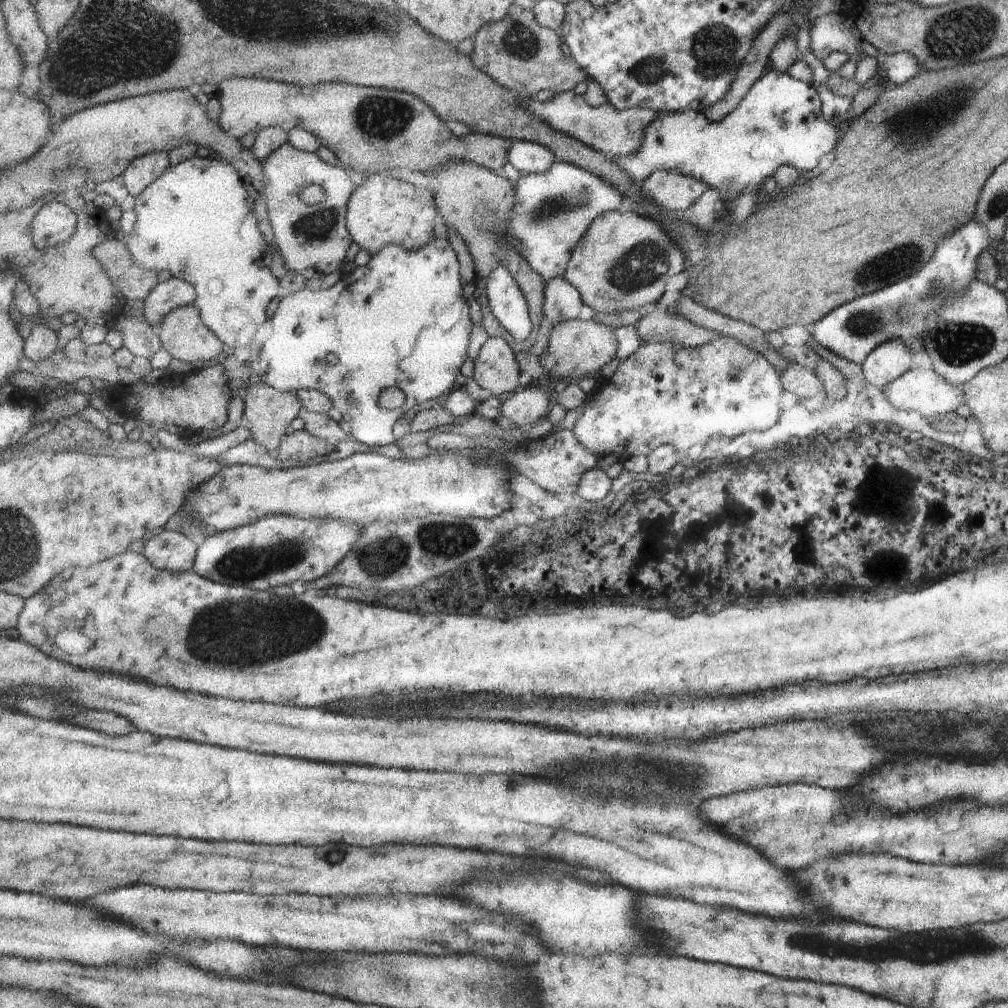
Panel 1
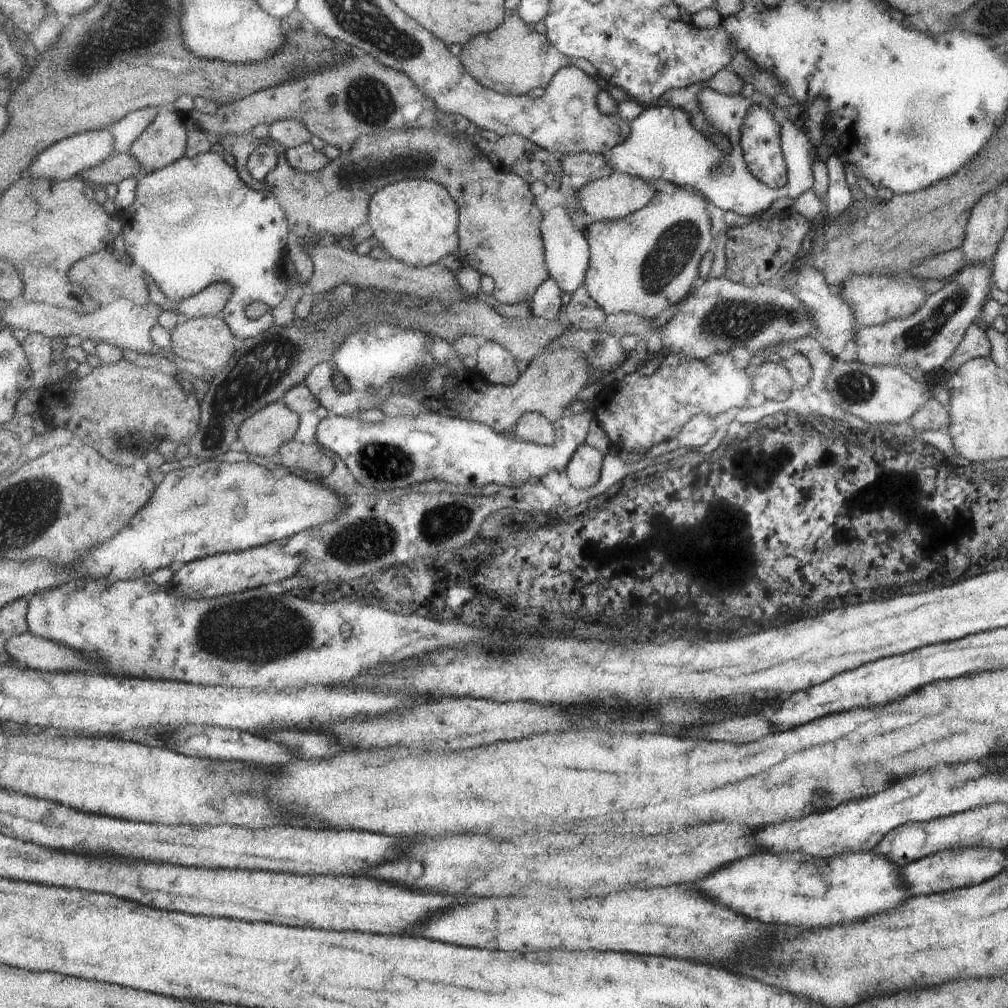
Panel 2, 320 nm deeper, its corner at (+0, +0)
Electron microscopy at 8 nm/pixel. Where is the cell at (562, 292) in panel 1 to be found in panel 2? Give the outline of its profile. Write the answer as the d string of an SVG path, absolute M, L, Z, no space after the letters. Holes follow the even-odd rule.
M563 205L551 207L544 213L542 237L546 245L546 263L551 277L556 278L562 291L573 294L584 285L590 265L590 244L584 231L577 230Z

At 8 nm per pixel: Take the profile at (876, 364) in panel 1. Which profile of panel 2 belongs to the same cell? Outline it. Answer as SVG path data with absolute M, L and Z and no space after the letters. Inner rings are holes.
M992 260L965 263L952 270L950 277L950 282L927 295L925 302L912 315L859 328L854 334L856 360L867 366L887 365L903 370L917 365L926 377L939 373L941 365L953 354L967 326L978 318L989 297L987 291L993 287Z

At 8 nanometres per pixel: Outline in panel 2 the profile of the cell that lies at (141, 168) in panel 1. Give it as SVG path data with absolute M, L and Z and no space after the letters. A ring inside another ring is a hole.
M162 105L153 124L133 143L130 153L135 155L149 173L165 168L186 156L190 125L170 106Z

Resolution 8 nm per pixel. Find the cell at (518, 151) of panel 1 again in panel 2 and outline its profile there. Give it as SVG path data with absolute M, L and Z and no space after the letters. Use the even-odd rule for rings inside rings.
M575 152L570 155L563 155L561 159L564 174L569 176L602 176L610 169L608 156L601 153Z

